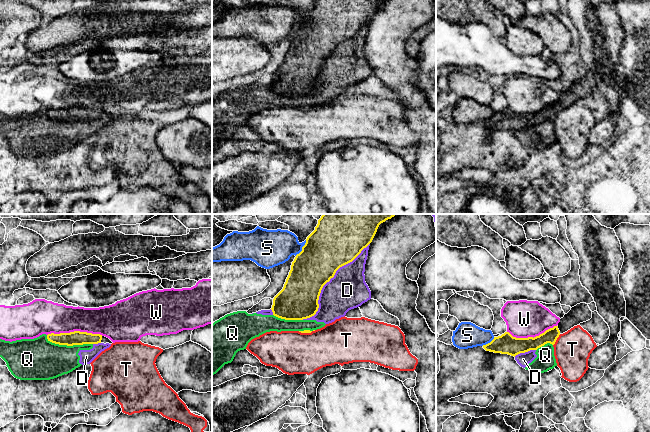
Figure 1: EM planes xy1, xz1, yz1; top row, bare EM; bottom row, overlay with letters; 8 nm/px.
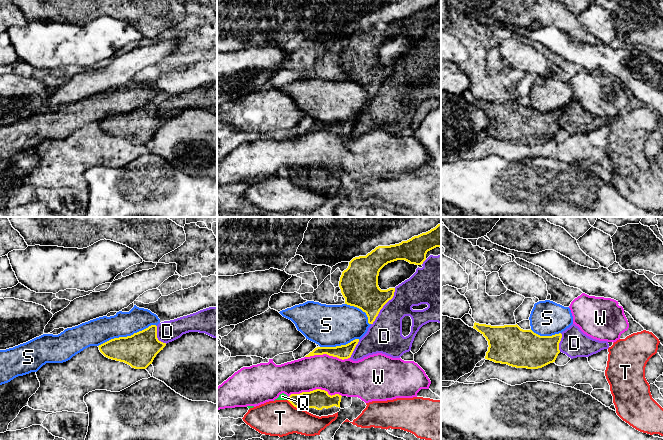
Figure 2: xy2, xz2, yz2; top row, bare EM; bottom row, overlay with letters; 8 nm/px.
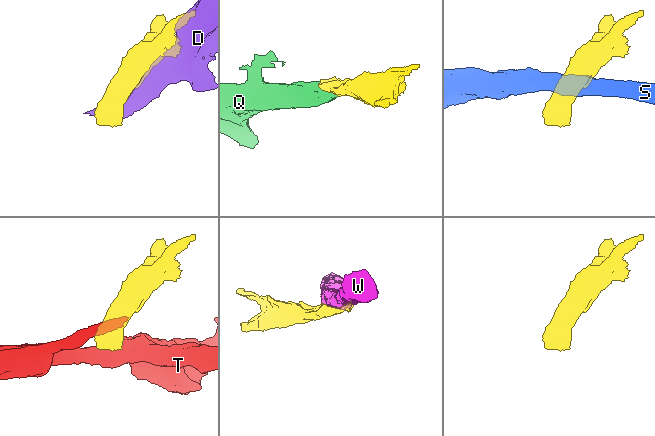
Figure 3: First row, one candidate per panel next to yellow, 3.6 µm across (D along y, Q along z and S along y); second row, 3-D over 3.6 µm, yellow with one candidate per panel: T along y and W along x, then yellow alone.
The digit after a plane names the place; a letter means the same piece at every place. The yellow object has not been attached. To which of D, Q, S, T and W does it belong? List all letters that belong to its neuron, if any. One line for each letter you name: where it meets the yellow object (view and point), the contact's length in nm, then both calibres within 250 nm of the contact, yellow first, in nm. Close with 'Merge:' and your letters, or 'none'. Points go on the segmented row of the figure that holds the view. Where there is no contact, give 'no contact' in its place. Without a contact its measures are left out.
Merge: none

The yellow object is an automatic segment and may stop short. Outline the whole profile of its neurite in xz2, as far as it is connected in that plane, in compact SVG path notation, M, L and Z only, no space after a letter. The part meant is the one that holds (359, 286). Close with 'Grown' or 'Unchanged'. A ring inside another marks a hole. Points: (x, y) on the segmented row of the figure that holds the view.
M441 224L426 233L390 246L378 246L366 256L353 258L342 272L339 281L345 304L366 313L373 324L383 306L393 298L395 288L381 290L378 286L380 270L388 263L405 260L421 265L428 251L441 248Z. Unchanged

